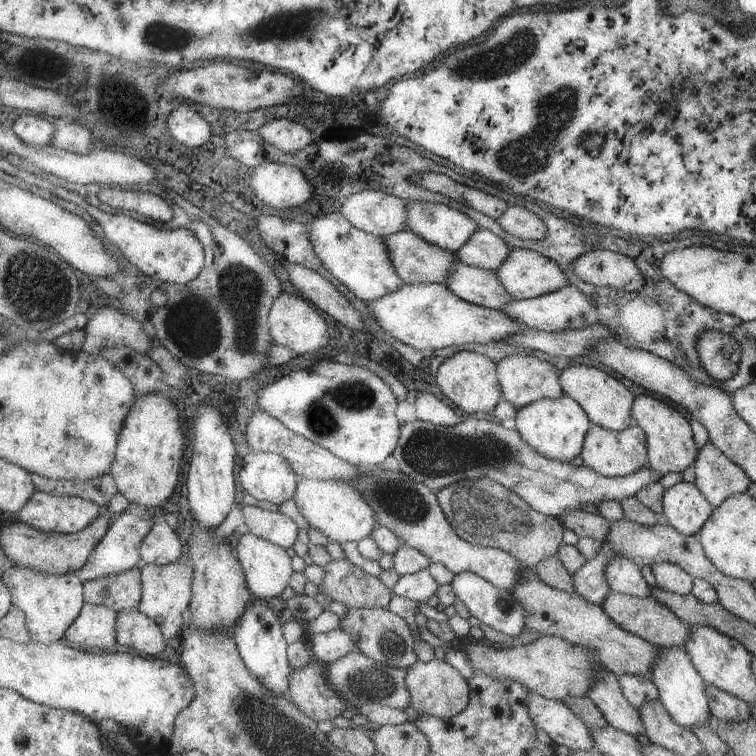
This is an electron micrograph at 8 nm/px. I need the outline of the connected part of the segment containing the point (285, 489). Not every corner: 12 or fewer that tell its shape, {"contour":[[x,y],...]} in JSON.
{"contour":[[275,453],[243,457],[238,475],[256,500],[283,504],[303,479]]}

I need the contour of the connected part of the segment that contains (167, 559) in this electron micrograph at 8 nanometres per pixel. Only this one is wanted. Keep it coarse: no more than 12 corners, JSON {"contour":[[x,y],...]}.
{"contour":[[161,520],[141,544],[145,565],[181,558],[183,542]]}

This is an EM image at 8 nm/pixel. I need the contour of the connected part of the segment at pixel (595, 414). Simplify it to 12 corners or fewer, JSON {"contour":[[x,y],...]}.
{"contour":[[597,367],[557,373],[563,395],[591,423],[613,431],[633,424],[634,396]]}

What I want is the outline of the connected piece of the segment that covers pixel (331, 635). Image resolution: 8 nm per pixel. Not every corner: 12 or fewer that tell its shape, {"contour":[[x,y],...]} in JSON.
{"contour":[[341,629],[308,638],[315,660],[333,664],[358,650]]}

